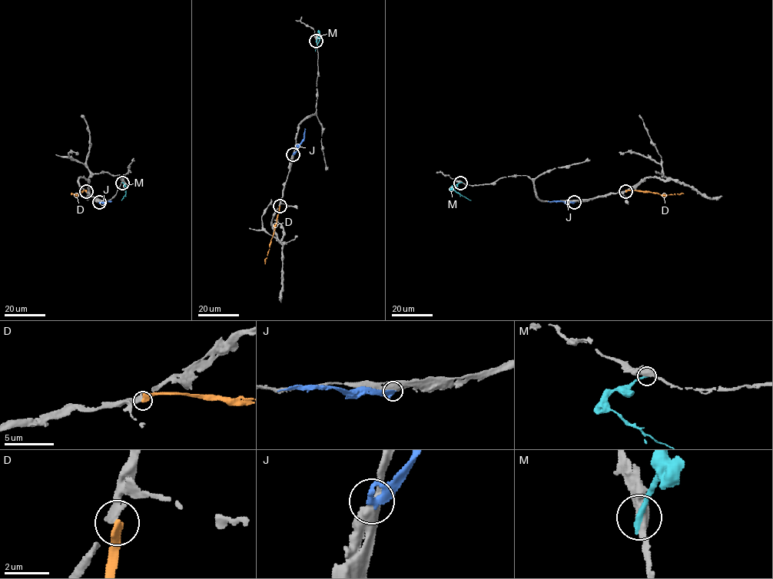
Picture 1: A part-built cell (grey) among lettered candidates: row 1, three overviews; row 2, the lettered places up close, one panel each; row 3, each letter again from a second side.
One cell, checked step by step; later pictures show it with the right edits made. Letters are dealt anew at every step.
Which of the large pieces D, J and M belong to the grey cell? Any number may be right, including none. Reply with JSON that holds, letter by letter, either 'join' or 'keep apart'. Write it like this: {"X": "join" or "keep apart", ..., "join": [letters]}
{"D": "keep apart", "J": "keep apart", "M": "keep apart", "join": []}

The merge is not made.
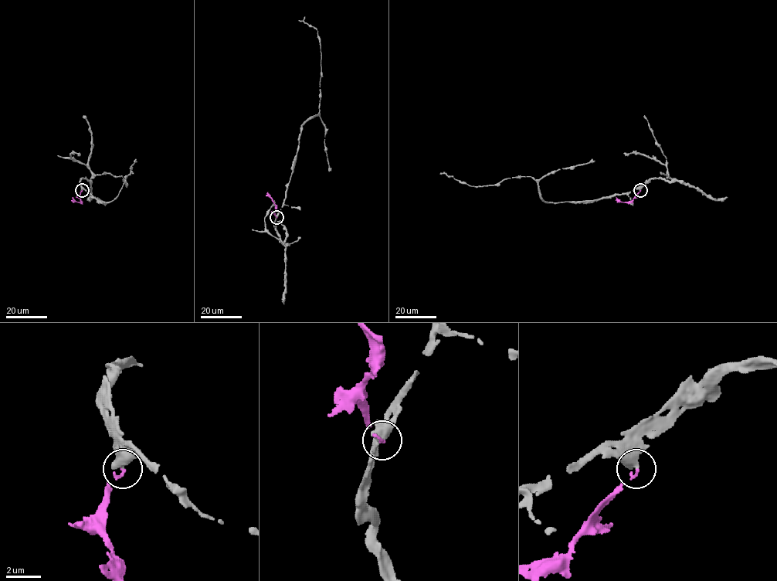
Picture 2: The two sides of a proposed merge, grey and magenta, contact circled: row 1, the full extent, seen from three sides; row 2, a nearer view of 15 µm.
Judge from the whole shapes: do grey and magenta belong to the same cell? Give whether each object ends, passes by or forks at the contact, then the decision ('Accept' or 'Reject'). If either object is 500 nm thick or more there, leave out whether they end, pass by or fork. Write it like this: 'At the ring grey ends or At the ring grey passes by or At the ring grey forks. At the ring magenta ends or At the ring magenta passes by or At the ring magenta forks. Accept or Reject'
Accept

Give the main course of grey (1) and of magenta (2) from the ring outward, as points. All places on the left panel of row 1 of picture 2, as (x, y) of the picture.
1: (82, 191), (84, 189), (97, 201), (112, 201), (118, 195), (126, 176), (126, 186), (121, 176), (103, 172)
2: (82, 191), (79, 202), (72, 197)

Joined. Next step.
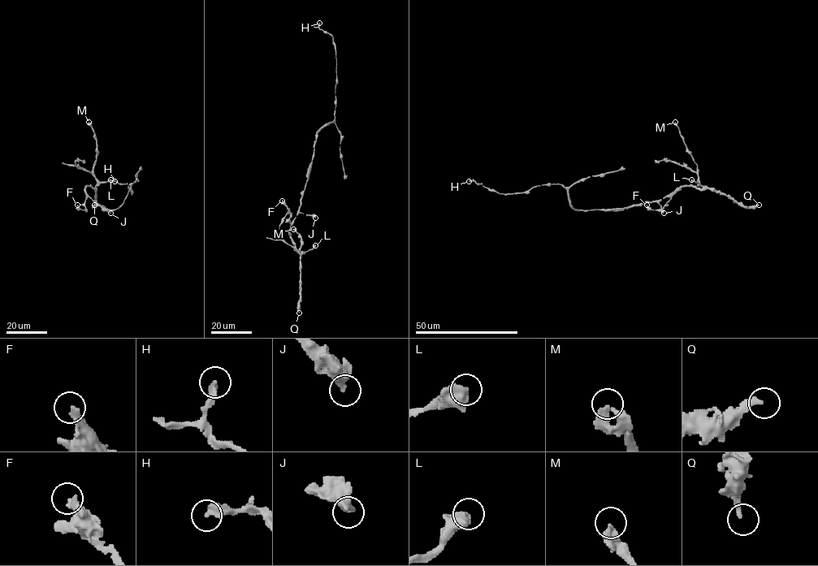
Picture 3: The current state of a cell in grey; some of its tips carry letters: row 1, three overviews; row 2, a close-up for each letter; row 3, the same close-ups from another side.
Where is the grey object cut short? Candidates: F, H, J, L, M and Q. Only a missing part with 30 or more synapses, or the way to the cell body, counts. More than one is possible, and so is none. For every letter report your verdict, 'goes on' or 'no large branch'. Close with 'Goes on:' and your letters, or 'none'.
F: no large branch
H: no large branch
J: no large branch
L: no large branch
M: no large branch
Q: no large branch
Goes on: none

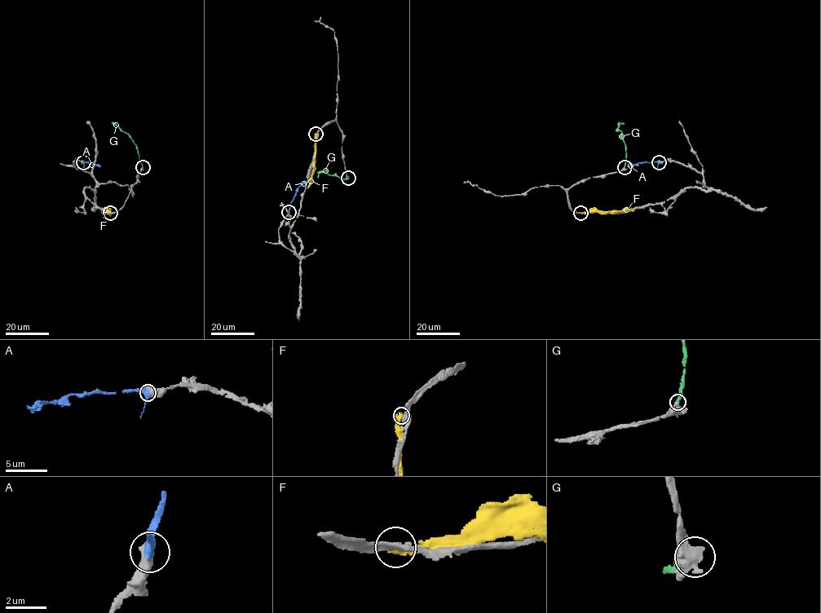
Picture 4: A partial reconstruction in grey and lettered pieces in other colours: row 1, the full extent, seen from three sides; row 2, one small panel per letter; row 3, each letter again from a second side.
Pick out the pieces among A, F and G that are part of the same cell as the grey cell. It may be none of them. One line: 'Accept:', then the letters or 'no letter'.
Accept: A, G

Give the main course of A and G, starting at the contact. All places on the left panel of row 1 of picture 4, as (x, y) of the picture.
A: (83, 162), (100, 166)
G: (143, 167), (134, 140), (112, 123)

